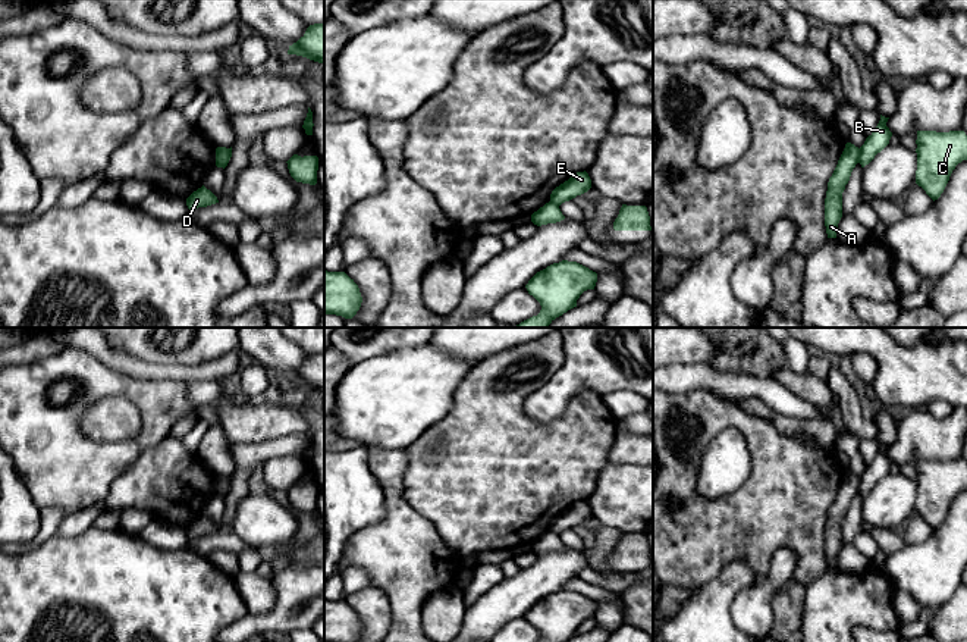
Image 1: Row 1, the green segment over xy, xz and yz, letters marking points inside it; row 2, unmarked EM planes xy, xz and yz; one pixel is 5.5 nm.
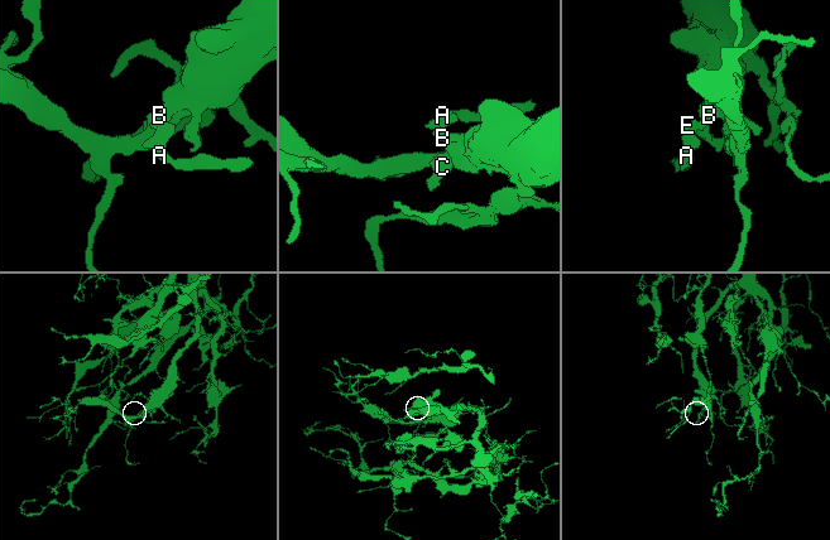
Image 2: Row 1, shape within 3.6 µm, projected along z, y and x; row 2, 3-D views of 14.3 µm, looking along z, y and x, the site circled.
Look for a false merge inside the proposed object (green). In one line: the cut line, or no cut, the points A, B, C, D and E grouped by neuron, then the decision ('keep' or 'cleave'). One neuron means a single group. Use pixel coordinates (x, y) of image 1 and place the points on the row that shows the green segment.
cut yz (860, 149), (857, 162); groups A D E / B C; cleave

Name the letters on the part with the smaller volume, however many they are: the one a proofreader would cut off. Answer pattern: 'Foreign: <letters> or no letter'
Foreign: A, D, E

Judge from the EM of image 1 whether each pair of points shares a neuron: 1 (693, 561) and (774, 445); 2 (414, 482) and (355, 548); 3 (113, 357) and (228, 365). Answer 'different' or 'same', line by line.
1: same
2: different
3: same

